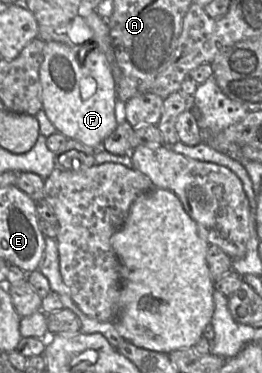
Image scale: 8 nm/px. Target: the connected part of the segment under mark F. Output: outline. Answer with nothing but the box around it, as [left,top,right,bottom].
[40,41,117,148]

